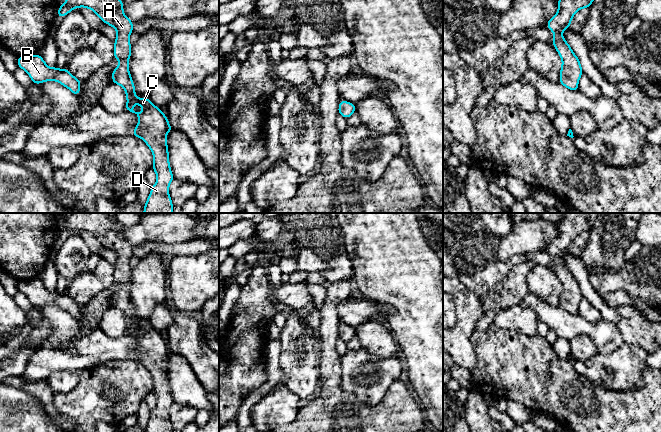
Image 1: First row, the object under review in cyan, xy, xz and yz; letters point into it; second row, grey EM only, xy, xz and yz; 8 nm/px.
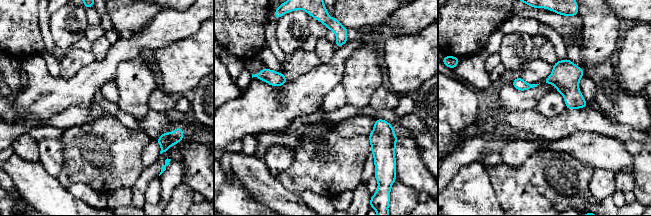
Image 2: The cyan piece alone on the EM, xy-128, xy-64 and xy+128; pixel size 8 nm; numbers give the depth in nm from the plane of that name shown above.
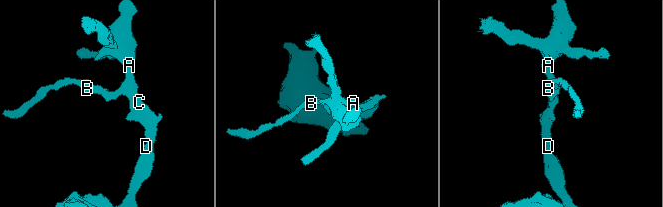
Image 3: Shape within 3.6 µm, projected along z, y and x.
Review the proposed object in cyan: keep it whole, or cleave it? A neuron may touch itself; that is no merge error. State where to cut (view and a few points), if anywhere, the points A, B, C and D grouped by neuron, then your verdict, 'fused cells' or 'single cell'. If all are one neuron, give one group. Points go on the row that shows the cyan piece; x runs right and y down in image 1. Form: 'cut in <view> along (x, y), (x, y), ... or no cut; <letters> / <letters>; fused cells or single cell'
no cut; A B C D; single cell

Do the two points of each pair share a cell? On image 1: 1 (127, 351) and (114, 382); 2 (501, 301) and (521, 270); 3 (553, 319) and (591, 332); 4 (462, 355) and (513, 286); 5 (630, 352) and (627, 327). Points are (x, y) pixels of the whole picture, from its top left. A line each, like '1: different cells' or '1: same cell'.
1: different cells
2: same cell
3: same cell
4: different cells
5: different cells

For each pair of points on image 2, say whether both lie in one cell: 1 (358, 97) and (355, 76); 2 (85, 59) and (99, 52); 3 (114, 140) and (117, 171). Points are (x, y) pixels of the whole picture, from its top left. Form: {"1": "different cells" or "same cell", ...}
{"1": "same cell", "2": "different cells", "3": "same cell"}

